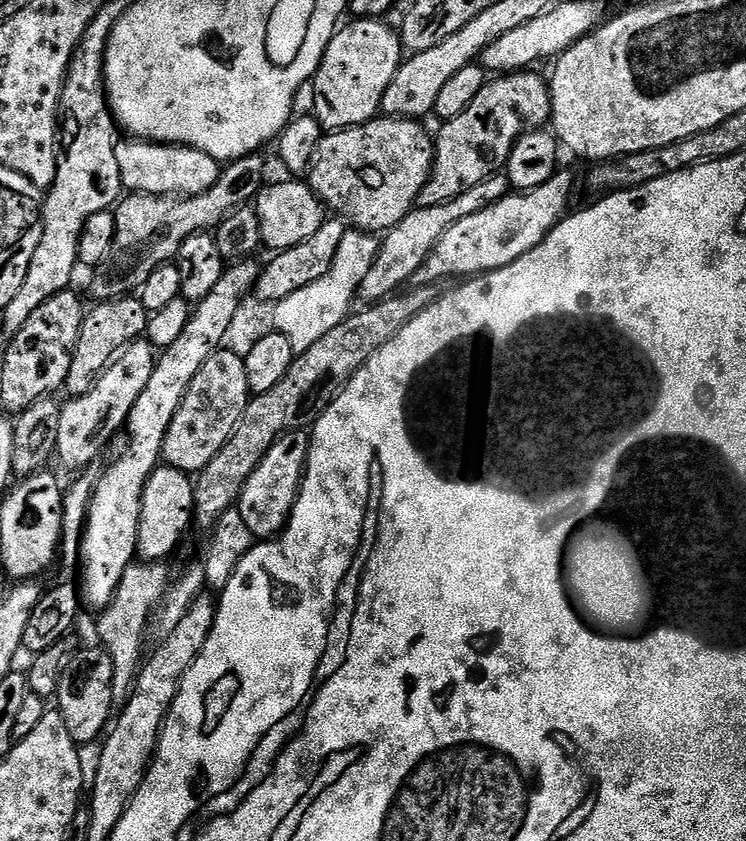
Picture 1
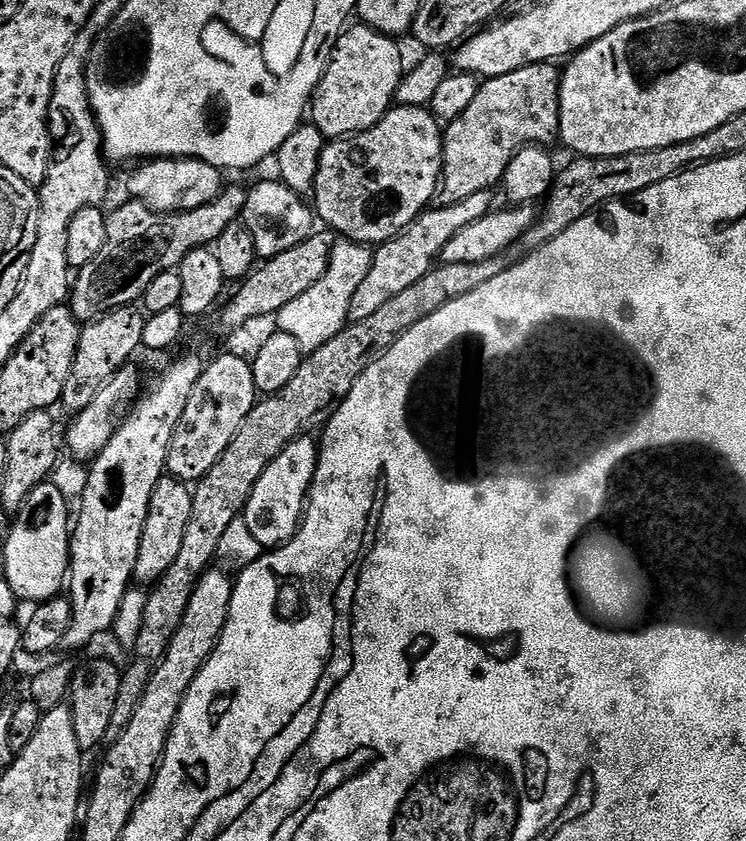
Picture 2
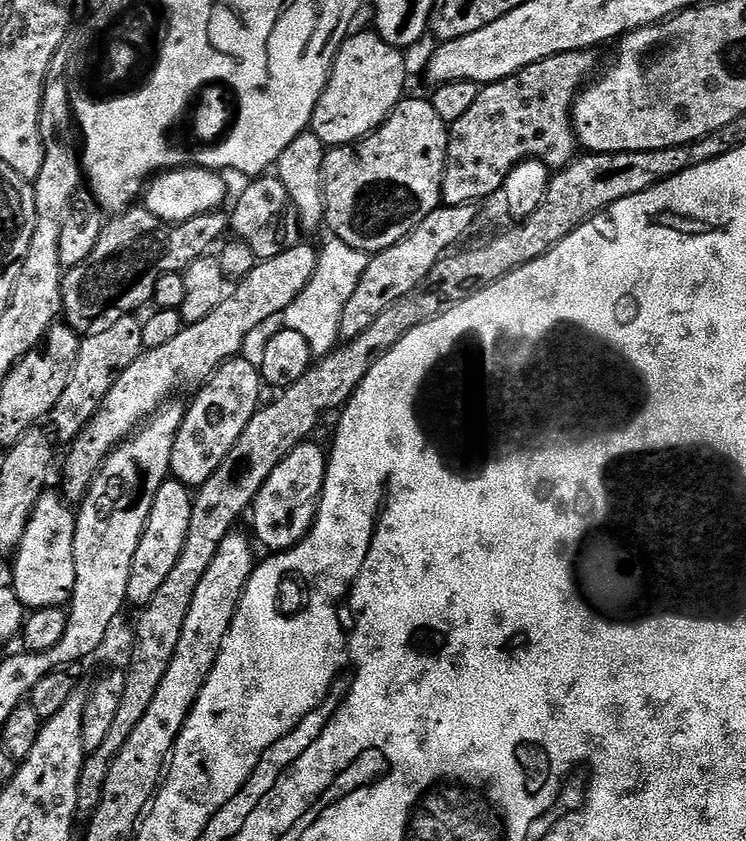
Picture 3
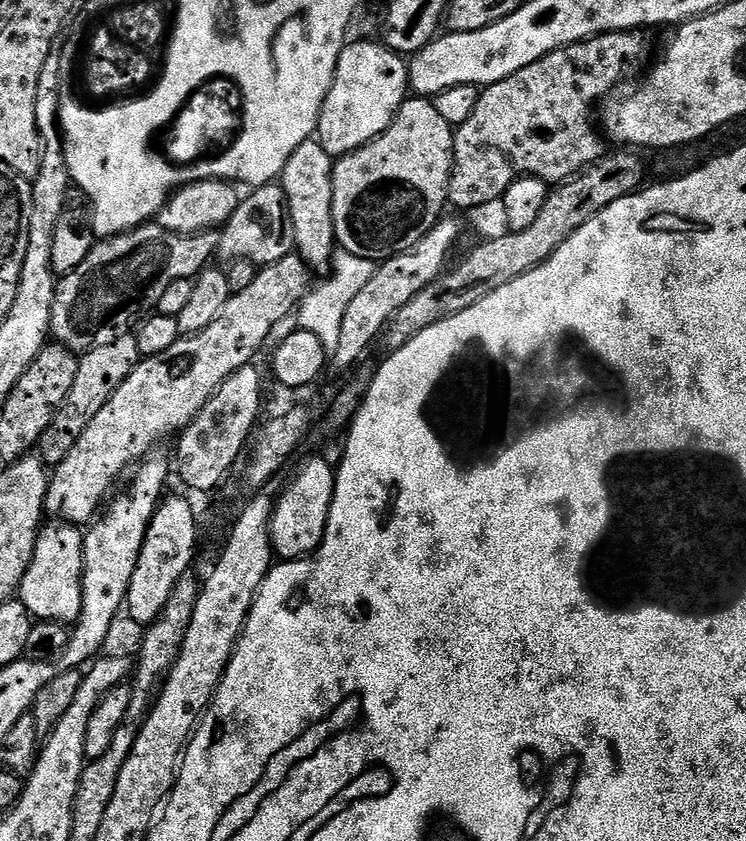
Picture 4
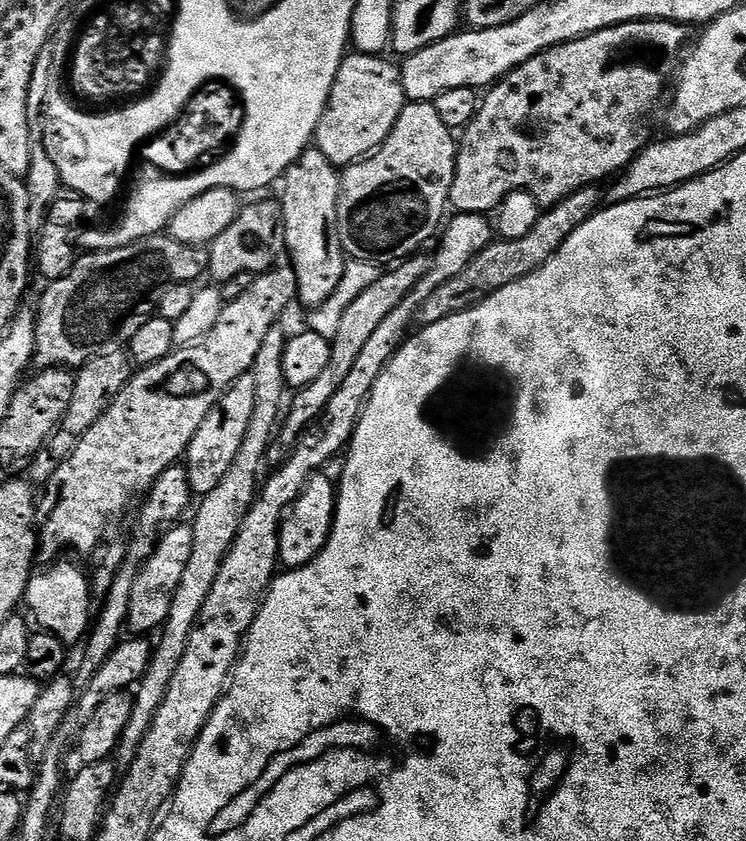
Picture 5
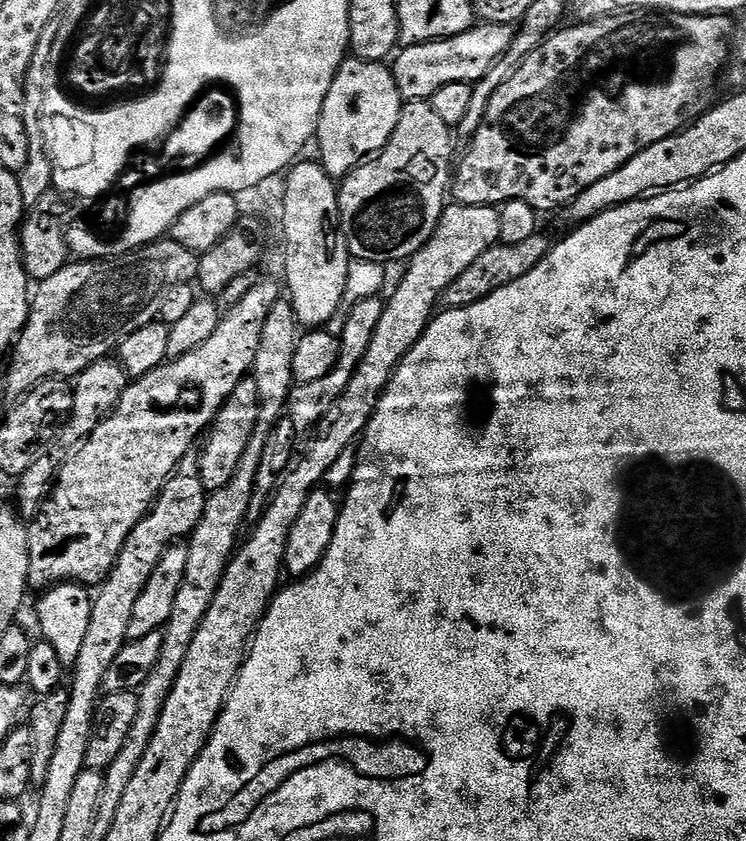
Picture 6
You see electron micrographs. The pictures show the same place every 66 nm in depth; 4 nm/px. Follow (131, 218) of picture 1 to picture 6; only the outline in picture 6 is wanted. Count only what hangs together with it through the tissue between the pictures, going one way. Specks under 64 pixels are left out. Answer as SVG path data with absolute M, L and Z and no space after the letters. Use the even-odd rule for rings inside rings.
M161 238L153 244L123 252L121 256L69 262L61 272L54 274L54 278L39 281L30 296L28 321L17 336L7 361L8 377L4 380L4 392L9 396L9 401L21 399L39 384L53 378L75 378L94 362L111 357L119 349L120 343L134 334L134 330L142 330L142 326L153 323L159 317L160 299L166 290L170 290L170 286L195 281L199 265L200 256L197 253L186 250L186 246L178 246L178 242L171 238Z

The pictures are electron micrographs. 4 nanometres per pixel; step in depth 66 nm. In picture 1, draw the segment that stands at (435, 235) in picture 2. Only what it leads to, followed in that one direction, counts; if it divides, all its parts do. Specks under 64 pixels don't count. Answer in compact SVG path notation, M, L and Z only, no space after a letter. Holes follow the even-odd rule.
M497 174L486 182L458 194L458 198L448 200L445 204L413 208L406 214L406 218L402 218L402 222L398 222L398 226L389 228L386 235L380 240L380 249L376 251L374 266L370 266L366 278L362 278L362 286L358 293L359 299L361 301L364 299L363 303L371 306L397 293L411 281L412 276L418 272L418 266L422 266L430 250L434 250L438 238L442 238L442 234L446 234L446 230L450 230L454 222L462 218L470 218L470 214L478 214L478 210L486 210L486 206L494 206L494 202L509 195L509 192L510 185L507 175Z

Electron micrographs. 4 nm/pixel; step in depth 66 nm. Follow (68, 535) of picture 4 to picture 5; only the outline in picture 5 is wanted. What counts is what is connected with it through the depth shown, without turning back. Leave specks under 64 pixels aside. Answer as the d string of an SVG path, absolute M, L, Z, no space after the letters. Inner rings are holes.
M53 563L45 572L37 571L28 583L26 608L36 615L41 629L52 632L65 646L79 645L87 637L90 625L94 620L94 604L92 608L93 585L89 577L76 564Z

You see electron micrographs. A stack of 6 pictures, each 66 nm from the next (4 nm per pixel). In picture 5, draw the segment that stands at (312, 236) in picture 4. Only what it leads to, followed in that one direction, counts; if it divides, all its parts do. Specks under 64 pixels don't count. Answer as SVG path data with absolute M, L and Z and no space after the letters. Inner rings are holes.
M310 146L288 167L282 177L284 184L284 246L290 267L296 271L298 290L296 295L299 303L305 304L308 310L314 309L319 304L324 304L334 290L338 290L338 282L342 282L342 274L346 267L346 253L340 241L338 230L338 198L340 197L341 173L337 165L326 158L326 154L319 152L315 146Z

